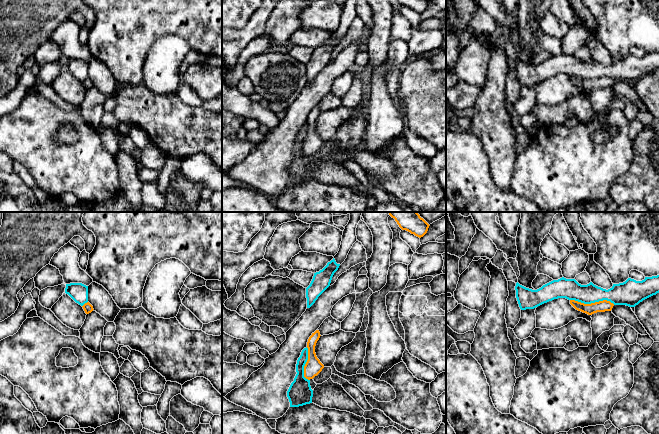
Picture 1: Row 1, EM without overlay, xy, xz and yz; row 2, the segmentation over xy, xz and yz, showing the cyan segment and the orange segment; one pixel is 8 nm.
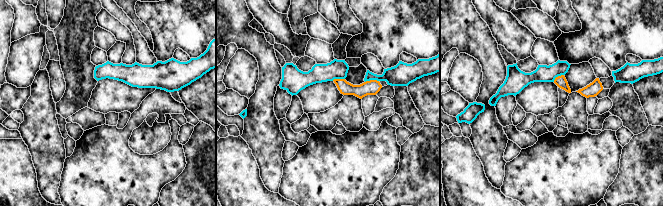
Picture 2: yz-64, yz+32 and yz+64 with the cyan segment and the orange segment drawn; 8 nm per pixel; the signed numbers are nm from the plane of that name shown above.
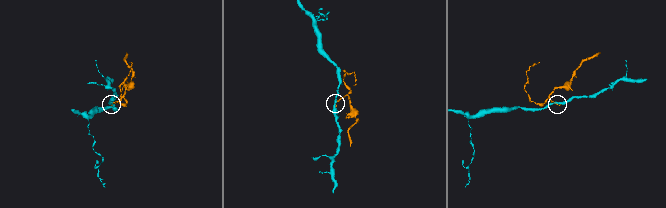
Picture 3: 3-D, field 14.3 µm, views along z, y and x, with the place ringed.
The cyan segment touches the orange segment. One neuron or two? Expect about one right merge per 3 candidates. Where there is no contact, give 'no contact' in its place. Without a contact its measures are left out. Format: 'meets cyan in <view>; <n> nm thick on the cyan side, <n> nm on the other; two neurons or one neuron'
meets cyan in yz; 180 nm thick on the cyan side, 90 nm on the other; two neurons

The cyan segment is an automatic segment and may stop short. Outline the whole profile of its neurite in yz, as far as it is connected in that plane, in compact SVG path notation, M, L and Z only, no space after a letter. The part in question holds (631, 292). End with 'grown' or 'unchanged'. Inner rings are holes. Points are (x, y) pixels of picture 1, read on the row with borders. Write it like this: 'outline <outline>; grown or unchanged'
outline M659 275L645 277L642 281L628 278L623 283L613 284L608 290L592 282L581 285L575 279L564 277L553 280L537 290L526 288L517 282L515 290L521 310L534 309L558 298L575 300L584 304L607 300L614 305L635 307L643 300L659 293Z; unchanged

